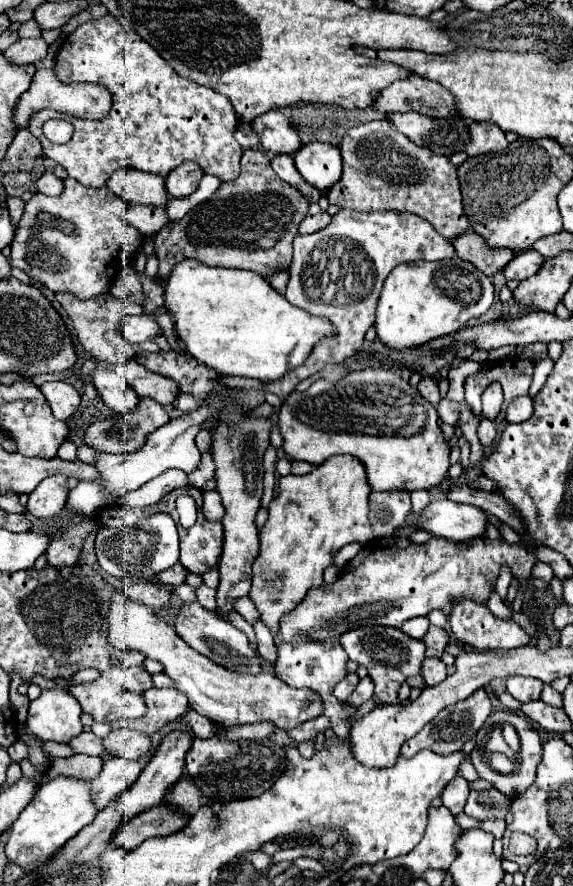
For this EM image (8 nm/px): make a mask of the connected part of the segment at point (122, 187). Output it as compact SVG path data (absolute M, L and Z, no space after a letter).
M124 168L110 176L106 182L106 188L110 188L114 194L128 202L142 202L142 204L166 204L166 188L164 178L138 172L136 168Z

